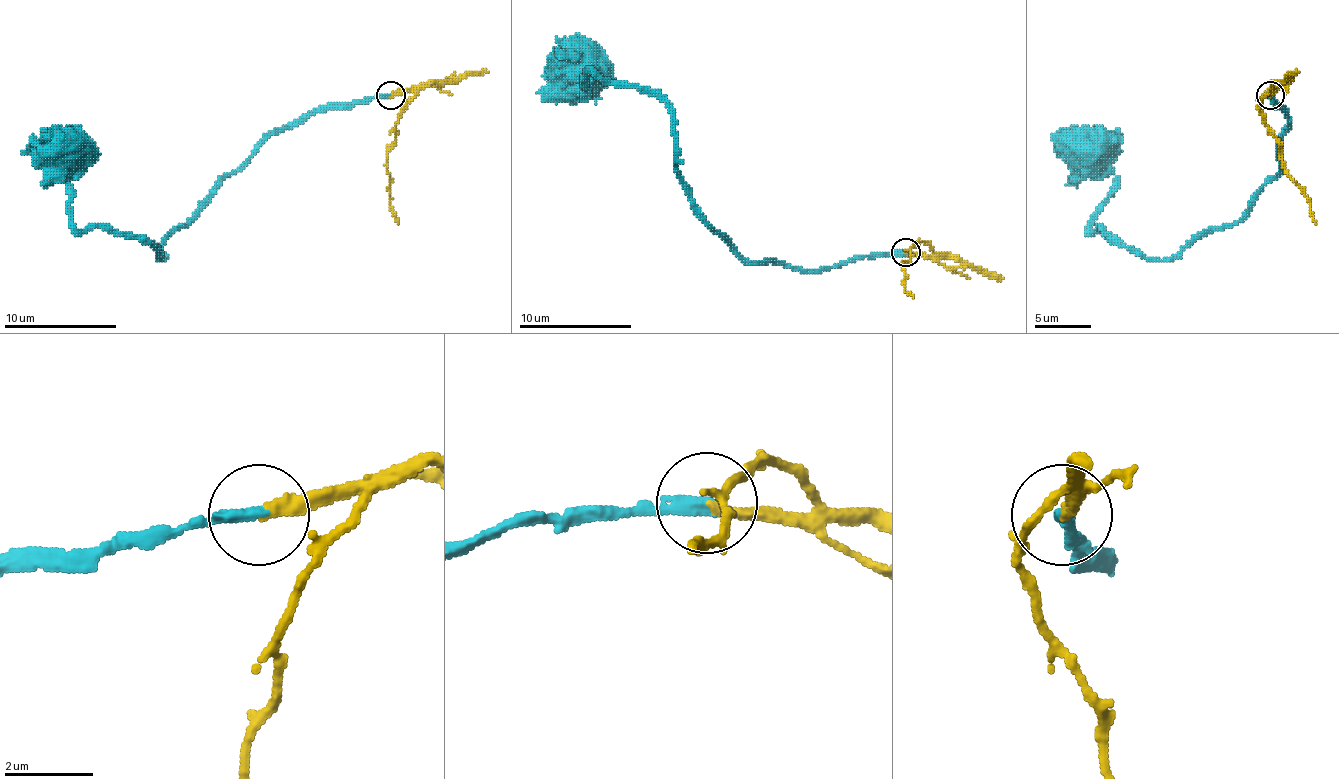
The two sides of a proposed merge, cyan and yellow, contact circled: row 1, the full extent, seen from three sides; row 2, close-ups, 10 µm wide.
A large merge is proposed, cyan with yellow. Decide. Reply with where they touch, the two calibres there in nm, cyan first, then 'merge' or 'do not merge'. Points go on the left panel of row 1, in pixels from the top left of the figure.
(390, 95) | 300/280 nm | merge

